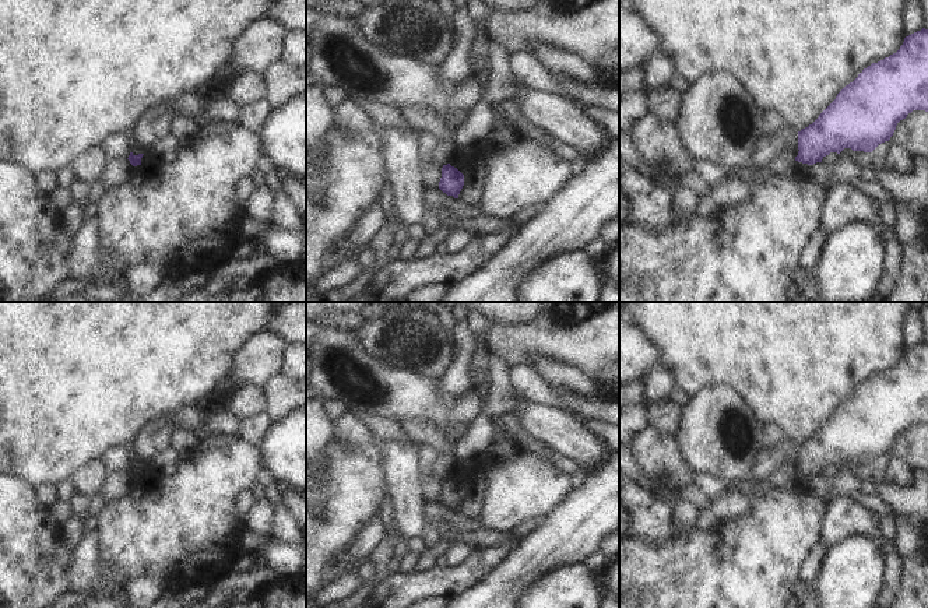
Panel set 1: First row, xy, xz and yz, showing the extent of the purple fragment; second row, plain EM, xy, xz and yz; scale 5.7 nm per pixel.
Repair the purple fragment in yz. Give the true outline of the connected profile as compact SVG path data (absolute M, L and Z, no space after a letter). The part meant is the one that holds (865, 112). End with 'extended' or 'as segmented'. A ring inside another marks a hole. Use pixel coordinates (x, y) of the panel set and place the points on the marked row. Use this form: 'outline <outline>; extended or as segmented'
outline M922 28L904 38L900 49L878 63L864 68L846 85L836 99L808 127L798 131L795 161L813 165L830 152L844 148L872 152L889 141L900 120L913 110L928 112L928 29Z; as segmented

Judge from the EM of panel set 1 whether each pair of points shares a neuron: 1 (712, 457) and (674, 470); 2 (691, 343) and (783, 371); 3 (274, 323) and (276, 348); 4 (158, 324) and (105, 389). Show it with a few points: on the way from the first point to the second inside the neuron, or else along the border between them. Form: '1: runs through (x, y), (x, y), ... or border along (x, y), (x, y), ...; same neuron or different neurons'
1: border along (675, 436), (684, 459), (693, 470); different neurons
2: runs through (713, 343), (755, 343), (760, 348); same neuron
3: border along (263, 330), (276, 333), (287, 343); different neurons
4: runs through (143, 340), (109, 373); same neuron

